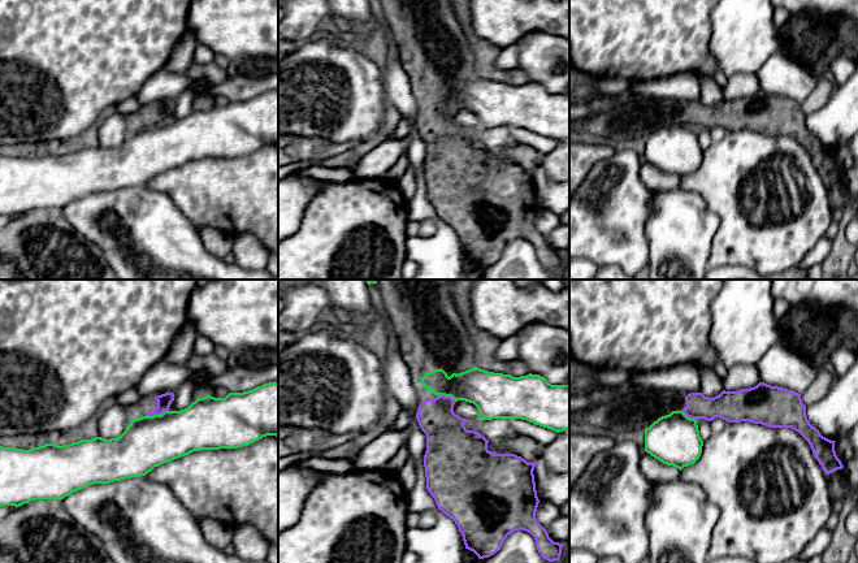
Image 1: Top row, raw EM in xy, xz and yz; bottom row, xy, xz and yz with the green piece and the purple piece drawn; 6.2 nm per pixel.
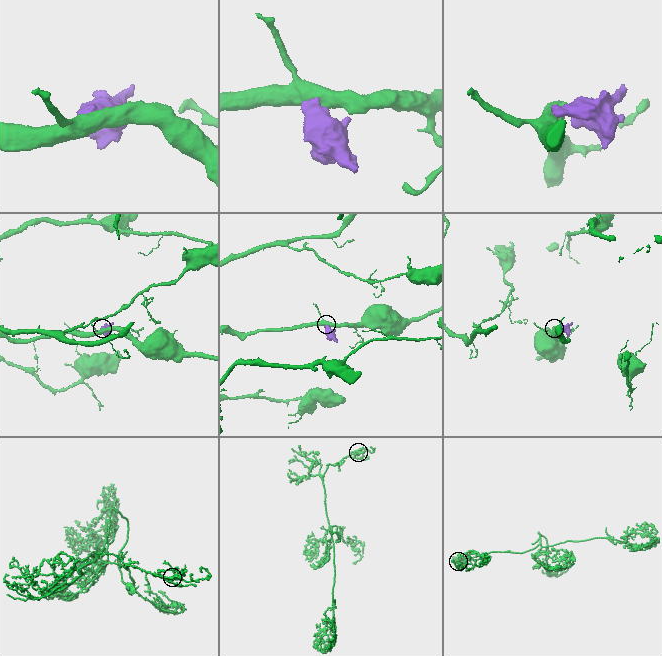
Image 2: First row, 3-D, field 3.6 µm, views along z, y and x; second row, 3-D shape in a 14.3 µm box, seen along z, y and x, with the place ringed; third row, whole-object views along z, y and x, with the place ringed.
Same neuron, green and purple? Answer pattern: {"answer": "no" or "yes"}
{"answer": "no"}

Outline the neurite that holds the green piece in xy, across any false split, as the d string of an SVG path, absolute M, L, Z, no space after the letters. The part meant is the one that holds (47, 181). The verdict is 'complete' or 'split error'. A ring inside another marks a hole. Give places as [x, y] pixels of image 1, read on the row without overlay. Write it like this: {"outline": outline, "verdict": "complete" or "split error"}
{"outline": "M278 91L264 92L243 101L229 101L225 107L207 104L181 120L164 120L161 124L134 127L117 147L95 146L62 155L46 152L30 159L0 155L0 216L20 216L36 208L61 209L88 194L146 185L155 176L194 160L238 157L266 144L278 146Z", "verdict": "complete"}

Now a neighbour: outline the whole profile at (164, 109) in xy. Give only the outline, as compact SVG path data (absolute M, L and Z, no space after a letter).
M165 101L155 107L157 116L153 120L147 121L148 125L161 124L164 120L169 120L172 111L174 109L173 101Z

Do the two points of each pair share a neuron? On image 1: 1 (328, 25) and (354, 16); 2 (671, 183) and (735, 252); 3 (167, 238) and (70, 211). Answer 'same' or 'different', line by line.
1: different
2: different
3: same

